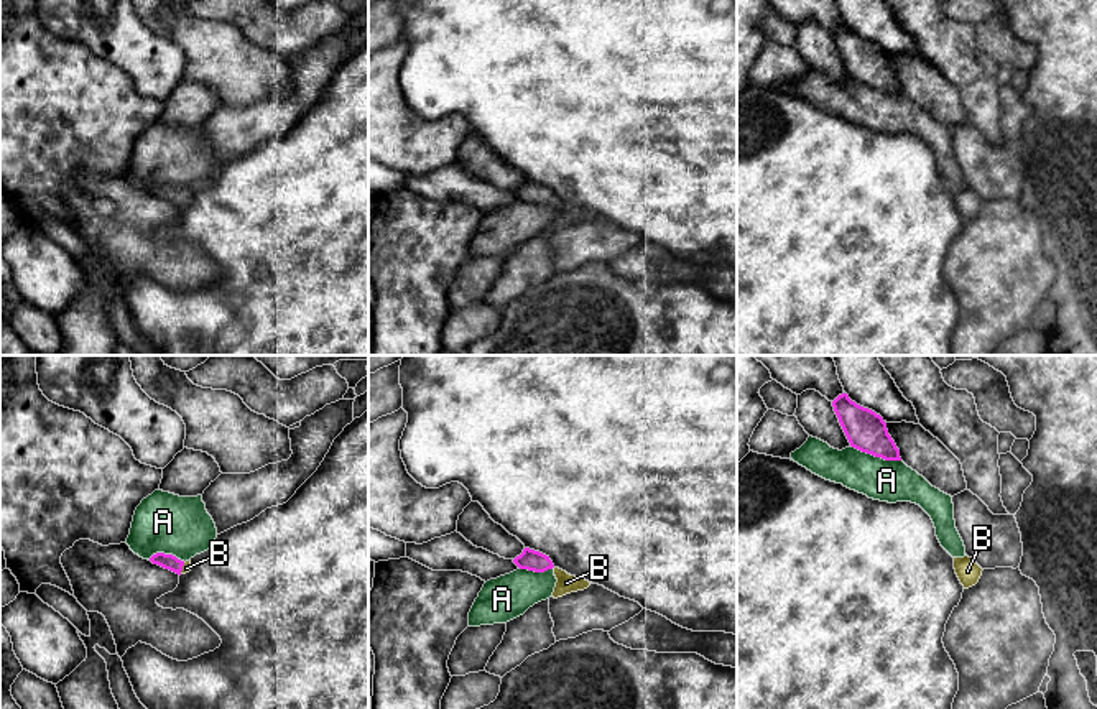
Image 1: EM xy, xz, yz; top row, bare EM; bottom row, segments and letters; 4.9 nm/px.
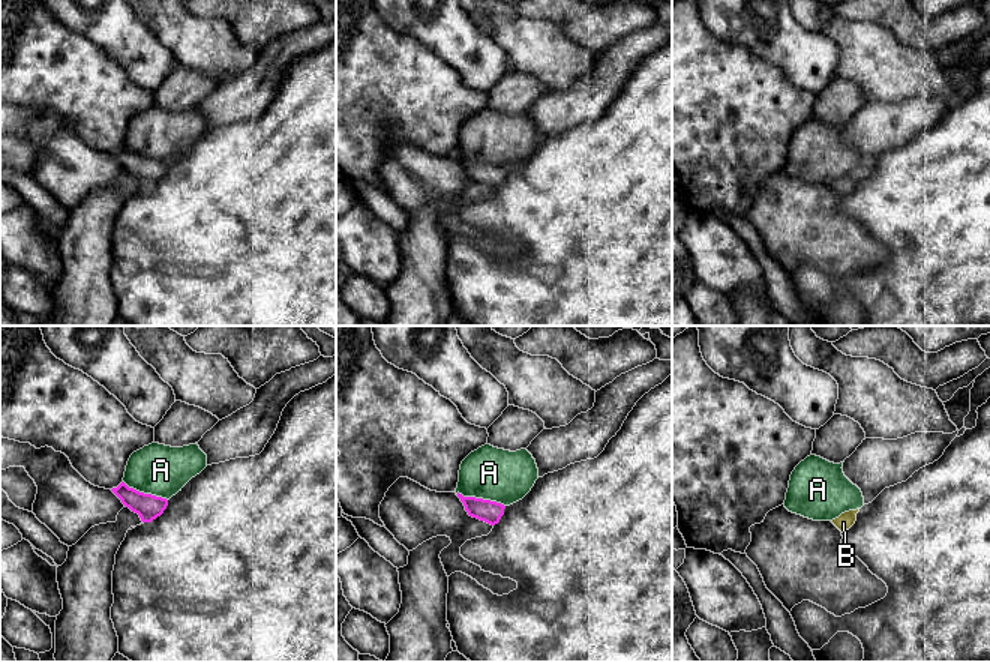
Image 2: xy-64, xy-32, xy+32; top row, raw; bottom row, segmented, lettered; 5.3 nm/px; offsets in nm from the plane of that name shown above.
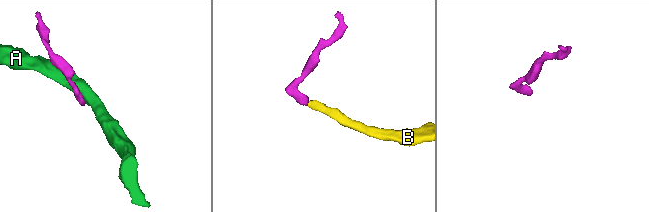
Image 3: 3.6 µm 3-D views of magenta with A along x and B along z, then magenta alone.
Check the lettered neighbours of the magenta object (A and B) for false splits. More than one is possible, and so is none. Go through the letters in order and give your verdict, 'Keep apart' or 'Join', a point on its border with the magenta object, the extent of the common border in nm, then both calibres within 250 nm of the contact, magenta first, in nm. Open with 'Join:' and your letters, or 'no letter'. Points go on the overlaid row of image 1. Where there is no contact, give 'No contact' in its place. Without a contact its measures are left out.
Join: B
A: Keep apart. Touches magenta at yz (875, 456). Shared border 260 nm. Thickness 200 nm (magenta) against 200 nm
B: Join. Touches magenta at xy (181, 568). Shared border 60 nm. Thickness 80 nm (magenta) against 50 nm

